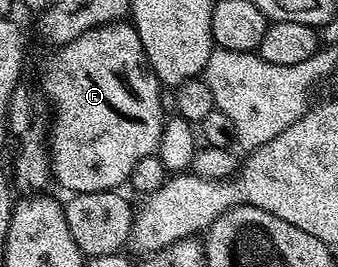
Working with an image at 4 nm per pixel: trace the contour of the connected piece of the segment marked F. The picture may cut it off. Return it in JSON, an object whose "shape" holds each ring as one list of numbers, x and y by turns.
{"shape":[[127,20,113,21,111,25,99,25,74,39,70,43,59,46,55,50,56,54,48,61,48,70,44,73,44,89,52,96,52,105,56,108,56,117,51,118,50,132,46,138,48,147,48,159,52,167,52,177,61,185,62,188,68,189,69,194,74,193,97,193,98,191,116,191,121,188,128,180,128,176,134,171,134,163,138,159,146,159,153,156,159,150,160,136,164,130,166,112,164,113,164,101,160,98,162,86,160,81,154,75,150,63,144,54,142,39,138,39,138,31,135,25]]}

